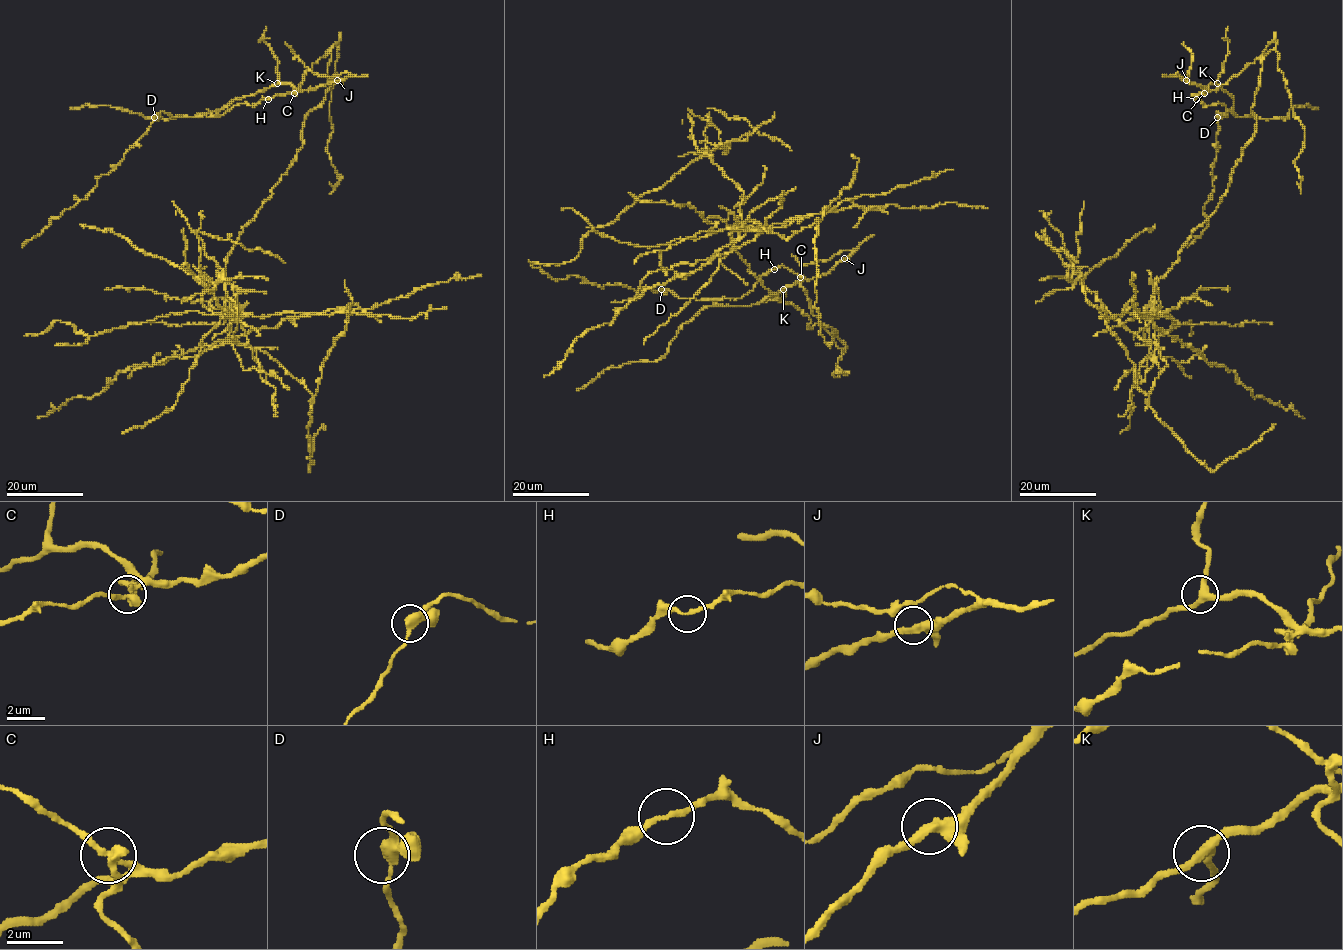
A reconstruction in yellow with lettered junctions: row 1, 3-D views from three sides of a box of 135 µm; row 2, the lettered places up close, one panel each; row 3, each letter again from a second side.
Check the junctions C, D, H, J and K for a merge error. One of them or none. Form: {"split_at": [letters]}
{"split_at": ["C"]}

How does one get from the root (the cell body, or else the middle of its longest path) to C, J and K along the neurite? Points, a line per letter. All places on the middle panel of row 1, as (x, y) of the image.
C: (801, 310), (810, 321), (809, 328), (817, 323), (832, 328), (846, 348), (836, 346), (811, 312), (801, 277)
J: (801, 310), (809, 328), (832, 328), (846, 348), (836, 346), (811, 312), (800, 284), (844, 258)
K: (801, 310), (809, 328), (817, 323), (832, 328), (846, 348), (836, 346), (811, 312), (801, 280), (783, 289)

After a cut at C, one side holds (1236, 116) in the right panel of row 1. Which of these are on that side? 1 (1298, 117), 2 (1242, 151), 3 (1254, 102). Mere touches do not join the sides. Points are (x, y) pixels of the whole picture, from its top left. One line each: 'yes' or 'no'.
1: no
2: no
3: no

